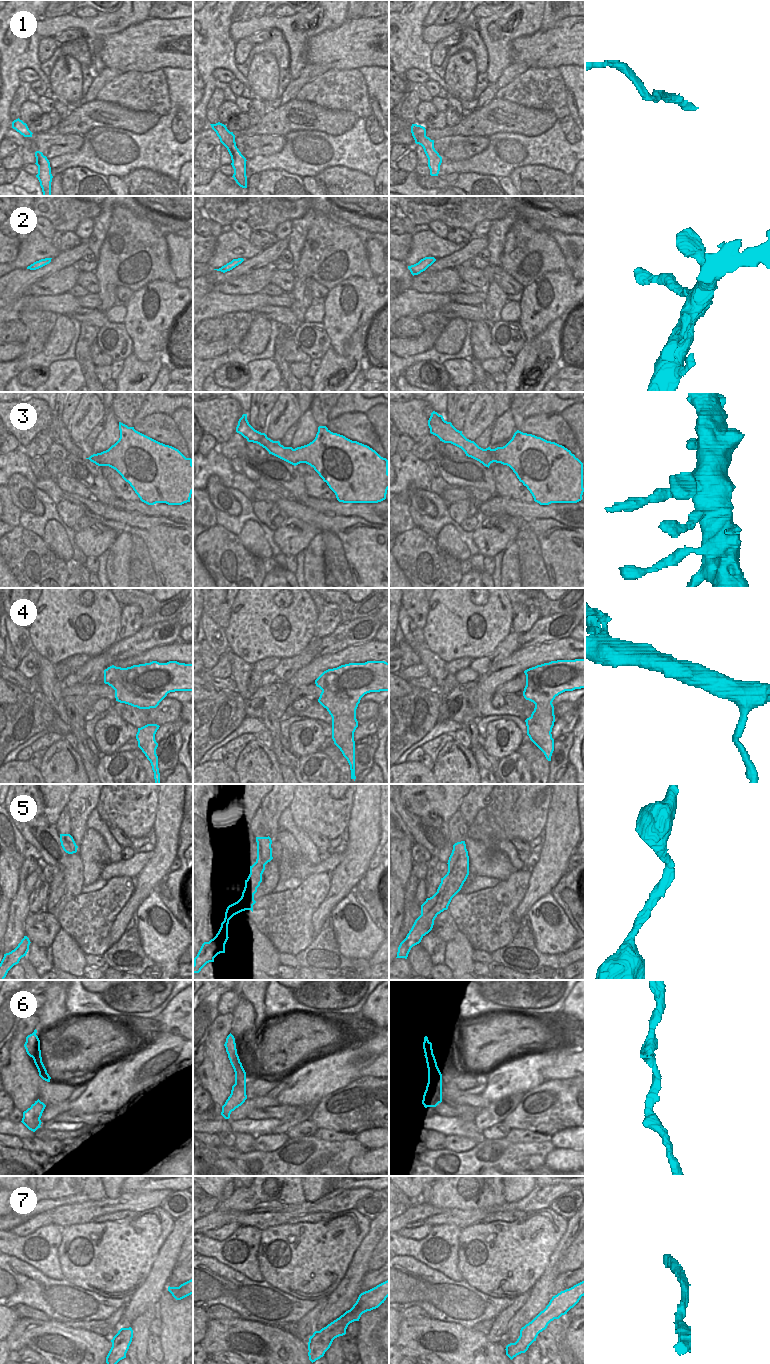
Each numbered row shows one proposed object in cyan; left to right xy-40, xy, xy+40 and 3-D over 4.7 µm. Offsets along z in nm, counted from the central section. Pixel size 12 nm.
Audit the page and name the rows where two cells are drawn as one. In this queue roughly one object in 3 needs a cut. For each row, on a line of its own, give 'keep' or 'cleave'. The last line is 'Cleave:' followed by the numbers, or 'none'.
1: keep
2: keep
3: keep
4: keep
5: keep
6: keep
7: cleave
Cleave: 7

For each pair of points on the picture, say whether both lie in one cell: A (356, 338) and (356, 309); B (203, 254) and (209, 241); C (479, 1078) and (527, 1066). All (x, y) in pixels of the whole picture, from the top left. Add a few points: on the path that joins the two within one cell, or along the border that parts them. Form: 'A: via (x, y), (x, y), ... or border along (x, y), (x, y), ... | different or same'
A: border along (366, 326), (359, 326), (347, 339), (343, 348) | different
B: via (203, 251), (207, 244) | same
C: border along (487, 1072), (485, 1080) | different

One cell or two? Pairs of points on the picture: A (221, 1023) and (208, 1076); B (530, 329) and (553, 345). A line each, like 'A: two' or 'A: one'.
A: one
B: two

